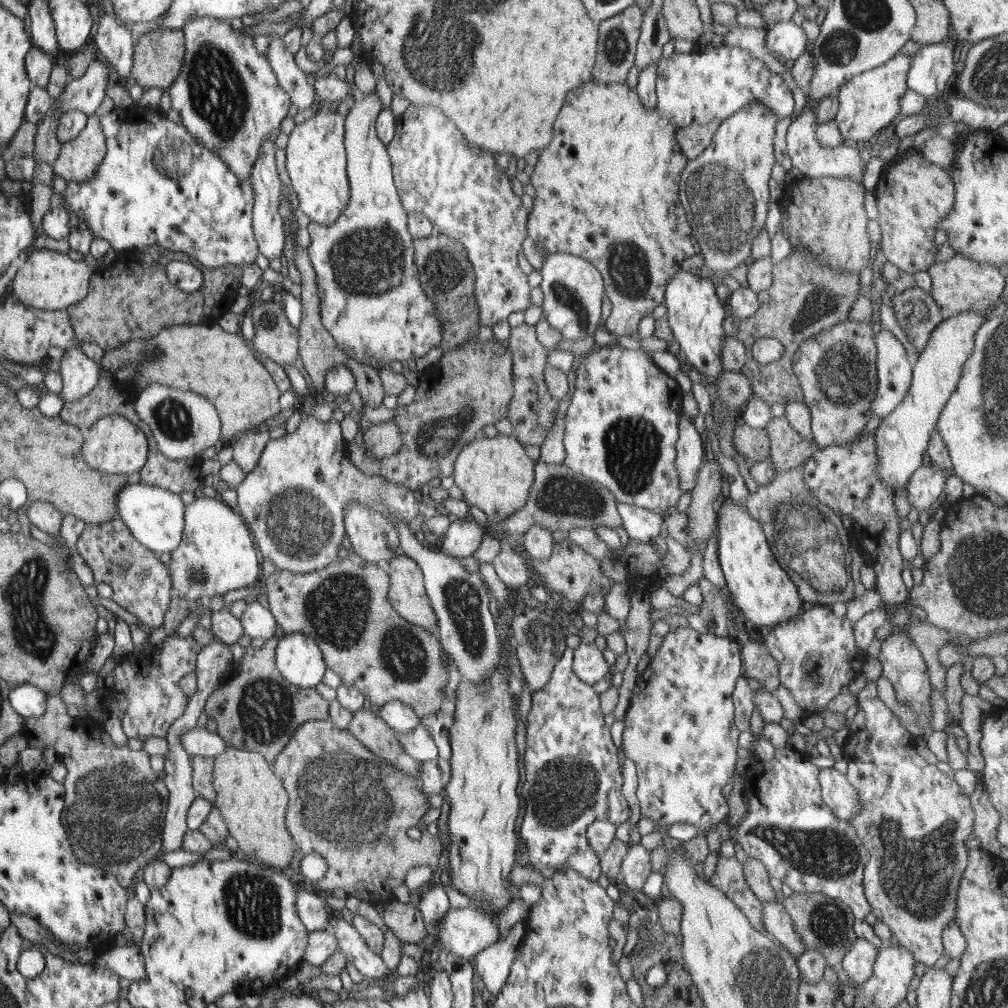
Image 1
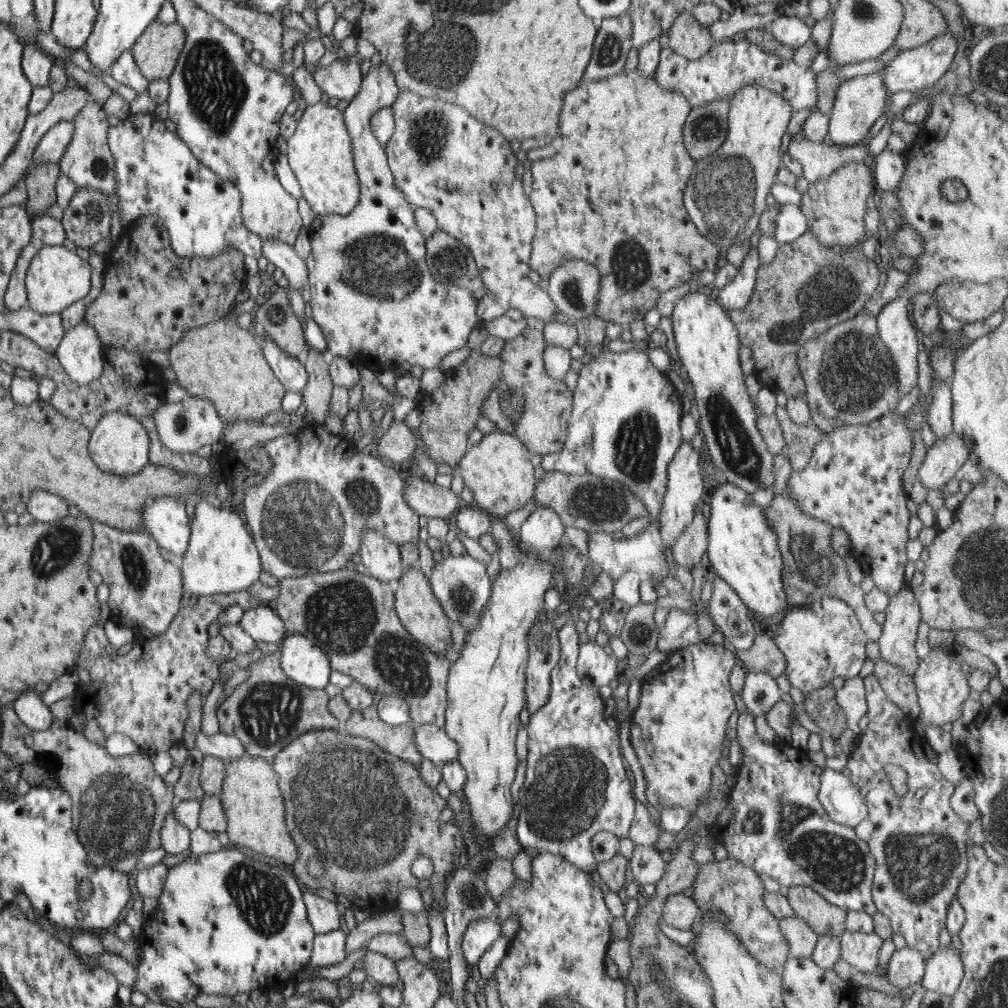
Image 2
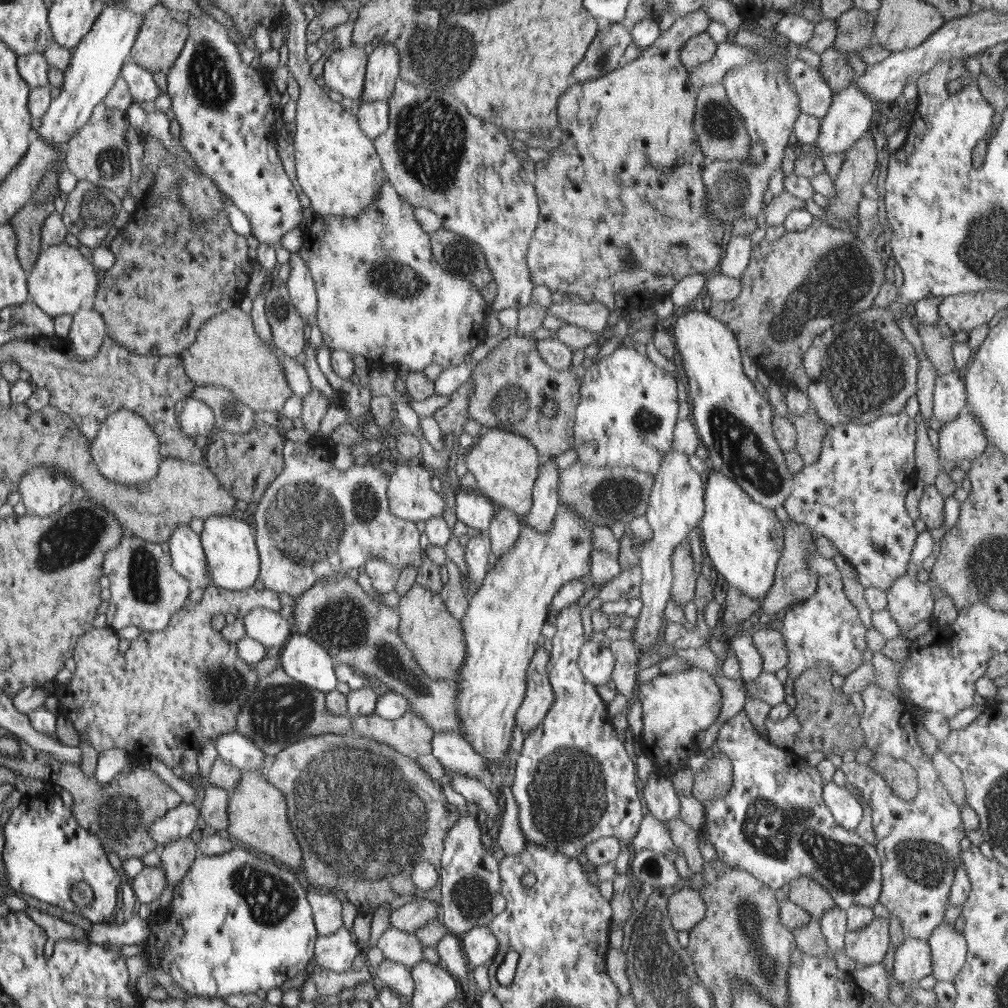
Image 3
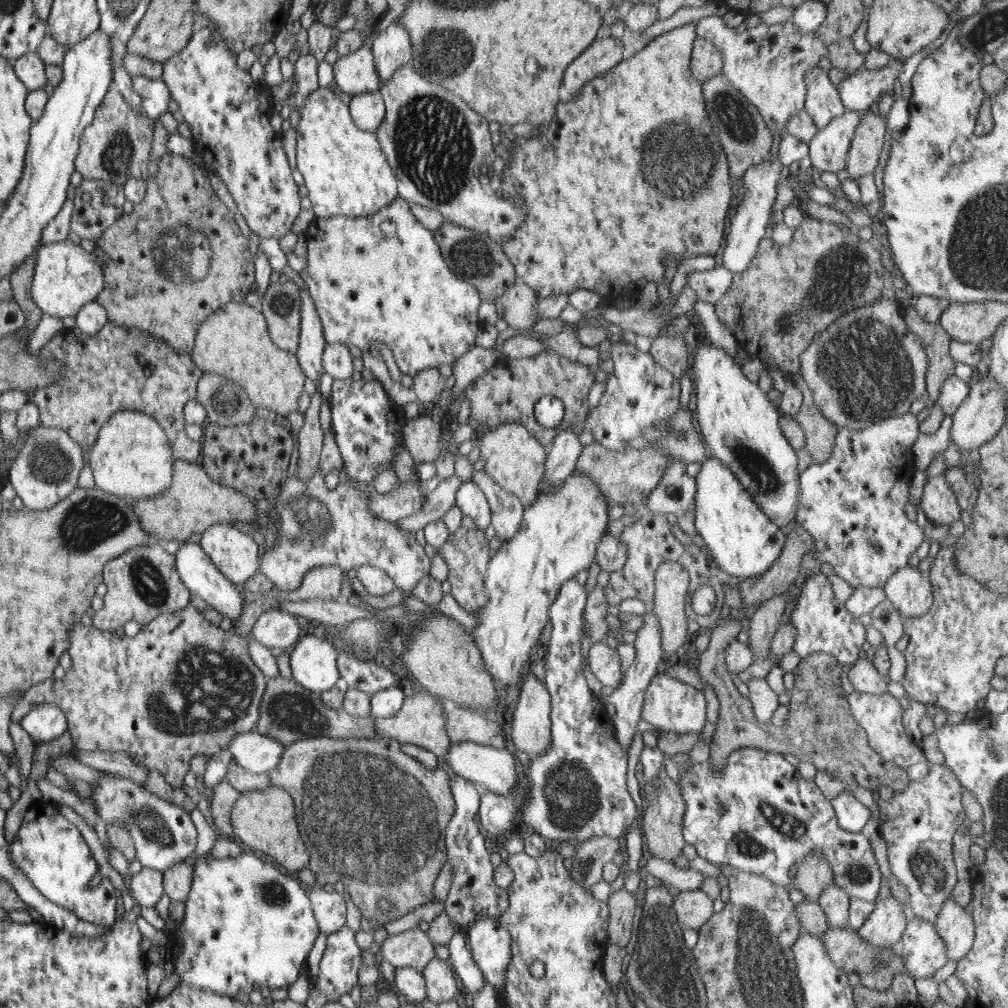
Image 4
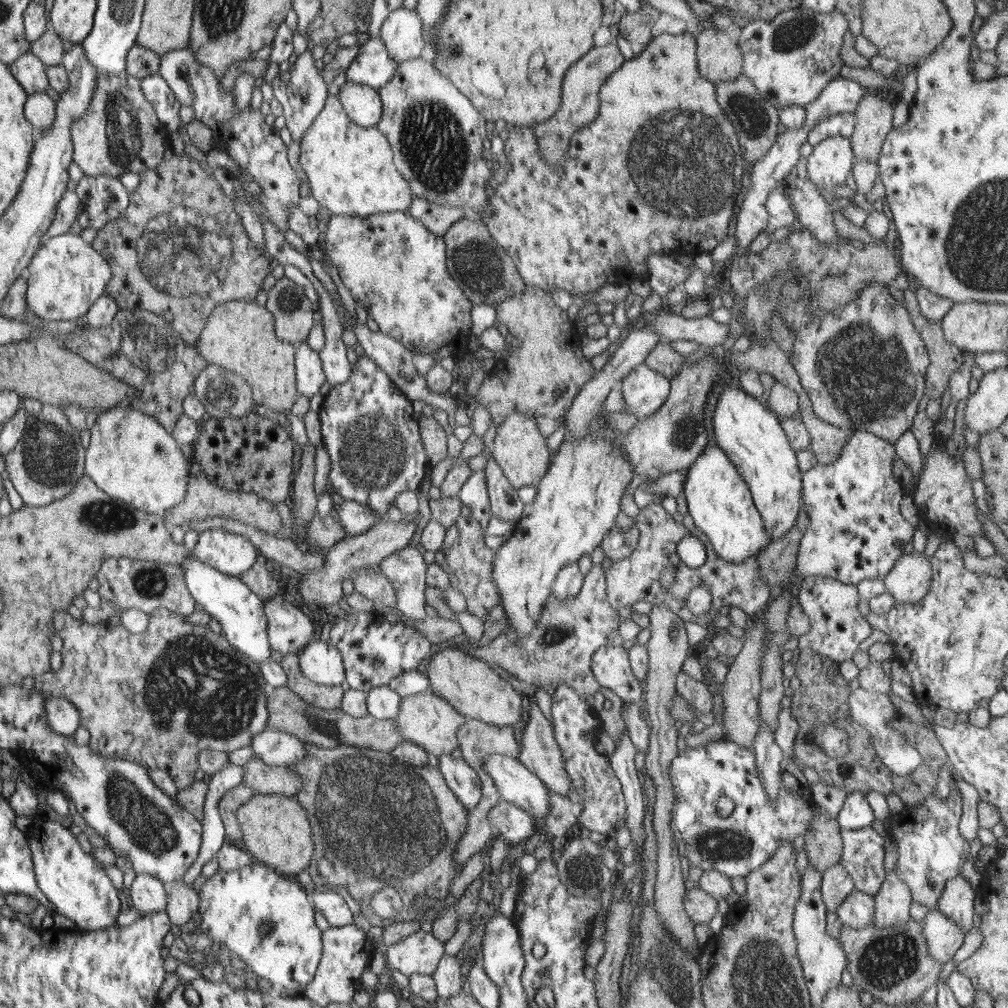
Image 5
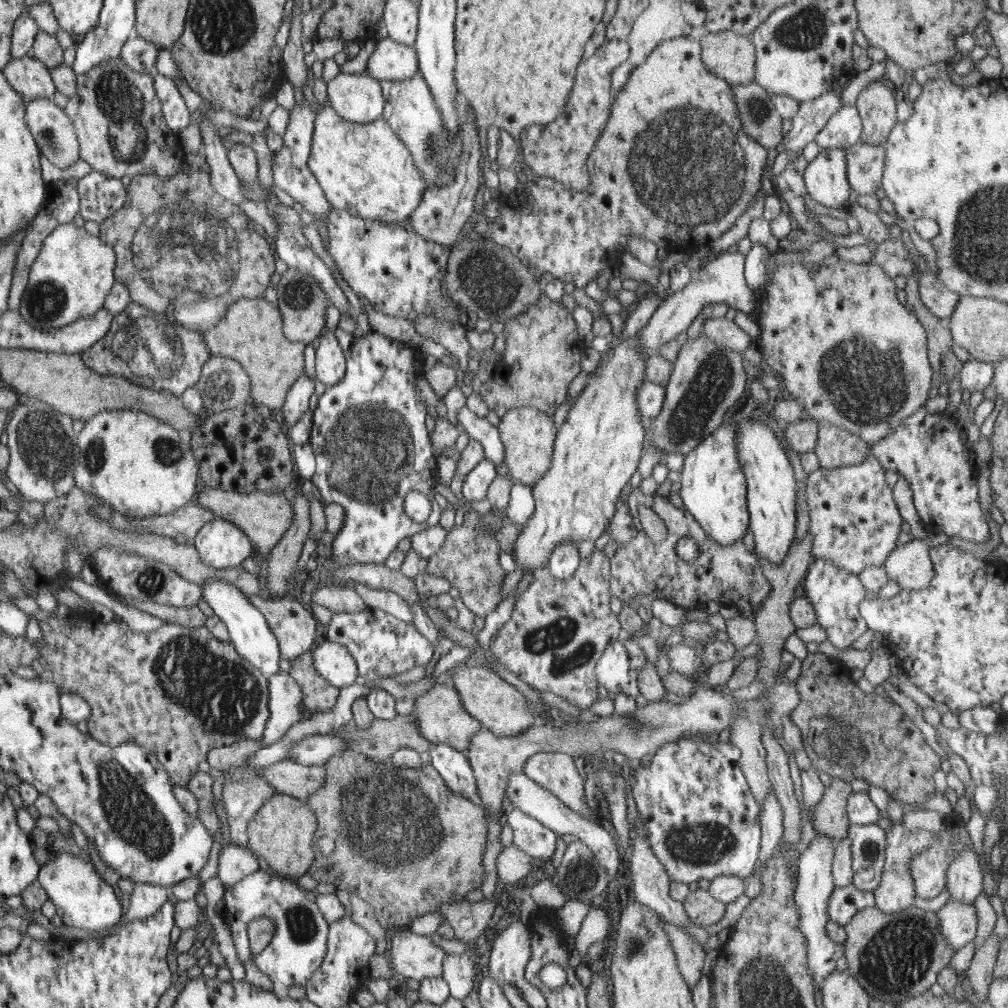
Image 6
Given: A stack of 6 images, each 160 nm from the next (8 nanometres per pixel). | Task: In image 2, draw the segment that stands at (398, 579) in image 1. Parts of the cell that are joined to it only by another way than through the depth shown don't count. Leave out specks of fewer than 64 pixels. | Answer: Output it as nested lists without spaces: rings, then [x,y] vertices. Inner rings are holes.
[[[417,565],[410,569],[405,569],[394,586],[396,591],[394,606],[396,607],[397,615],[409,633],[437,655],[446,656],[446,650],[452,643],[450,635],[452,622],[445,613],[444,607],[433,593],[433,589],[428,584],[428,580],[426,580],[422,570]]]

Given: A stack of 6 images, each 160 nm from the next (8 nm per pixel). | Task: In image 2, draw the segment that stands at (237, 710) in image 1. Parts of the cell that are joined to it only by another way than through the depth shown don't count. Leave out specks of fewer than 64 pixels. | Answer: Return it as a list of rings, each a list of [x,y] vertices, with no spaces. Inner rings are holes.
[[[278,652],[260,658],[249,665],[250,676],[236,686],[230,697],[217,706],[219,732],[242,740],[252,756],[273,762],[275,757],[302,734],[312,729],[342,727],[328,712],[328,696],[324,689],[312,689],[294,682],[281,667]]]

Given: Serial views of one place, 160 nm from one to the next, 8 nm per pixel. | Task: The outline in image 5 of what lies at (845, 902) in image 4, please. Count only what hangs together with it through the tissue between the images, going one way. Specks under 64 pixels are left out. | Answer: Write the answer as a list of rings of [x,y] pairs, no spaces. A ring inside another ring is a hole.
[[[839,861],[825,870],[820,889],[822,889],[822,900],[827,910],[836,911],[855,887],[850,875],[846,873]]]

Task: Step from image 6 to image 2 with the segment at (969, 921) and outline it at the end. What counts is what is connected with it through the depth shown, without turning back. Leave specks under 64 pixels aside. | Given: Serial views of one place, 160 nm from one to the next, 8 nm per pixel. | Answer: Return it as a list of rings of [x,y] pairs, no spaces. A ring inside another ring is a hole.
[[[912,947],[895,950],[887,964],[886,979],[895,988],[911,990],[925,973],[924,957]]]

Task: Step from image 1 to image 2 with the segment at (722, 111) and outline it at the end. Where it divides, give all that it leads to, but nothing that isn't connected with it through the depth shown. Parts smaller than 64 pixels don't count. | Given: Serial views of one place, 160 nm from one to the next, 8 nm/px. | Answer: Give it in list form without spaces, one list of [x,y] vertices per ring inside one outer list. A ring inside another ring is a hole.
[[[730,40],[715,42],[704,56],[697,60],[686,60],[684,56],[674,54],[671,47],[664,48],[659,57],[659,66],[657,67],[657,83],[662,88],[668,90],[677,90],[685,96],[690,103],[691,109],[704,106],[707,102],[716,102],[717,100],[732,100],[734,95],[747,84],[757,82],[765,86],[768,90],[779,94],[784,100],[787,100],[794,113],[802,109],[817,110],[817,75],[808,67],[800,67],[794,63],[794,60],[782,60],[778,55],[772,52],[765,52],[760,46],[744,40],[743,42],[733,43]]]

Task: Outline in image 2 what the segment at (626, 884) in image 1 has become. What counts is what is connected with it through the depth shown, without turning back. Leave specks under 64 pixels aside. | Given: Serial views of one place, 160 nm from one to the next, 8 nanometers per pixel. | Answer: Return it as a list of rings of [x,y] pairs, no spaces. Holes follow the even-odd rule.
[[[638,845],[629,858],[629,876],[635,878],[636,886],[657,884],[666,872],[666,865],[654,847]]]

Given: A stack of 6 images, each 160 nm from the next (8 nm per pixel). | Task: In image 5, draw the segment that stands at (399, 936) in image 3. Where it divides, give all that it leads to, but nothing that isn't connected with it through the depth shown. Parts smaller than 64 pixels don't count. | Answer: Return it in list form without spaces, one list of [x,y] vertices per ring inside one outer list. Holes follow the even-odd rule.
[[[420,929],[385,948],[387,970],[399,970],[408,977],[411,974],[431,975],[445,954],[444,945],[432,932]]]

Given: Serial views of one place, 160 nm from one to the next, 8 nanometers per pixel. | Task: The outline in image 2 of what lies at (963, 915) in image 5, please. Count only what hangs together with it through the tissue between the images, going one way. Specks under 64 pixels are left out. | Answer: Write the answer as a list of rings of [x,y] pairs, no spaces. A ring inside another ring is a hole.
[[[950,945],[946,948],[939,947],[934,953],[934,956],[925,961],[925,973],[921,981],[923,982],[923,987],[926,988],[927,991],[941,992],[942,994],[947,994],[947,996],[952,997],[960,986],[963,976],[964,971],[961,956],[954,947]]]

